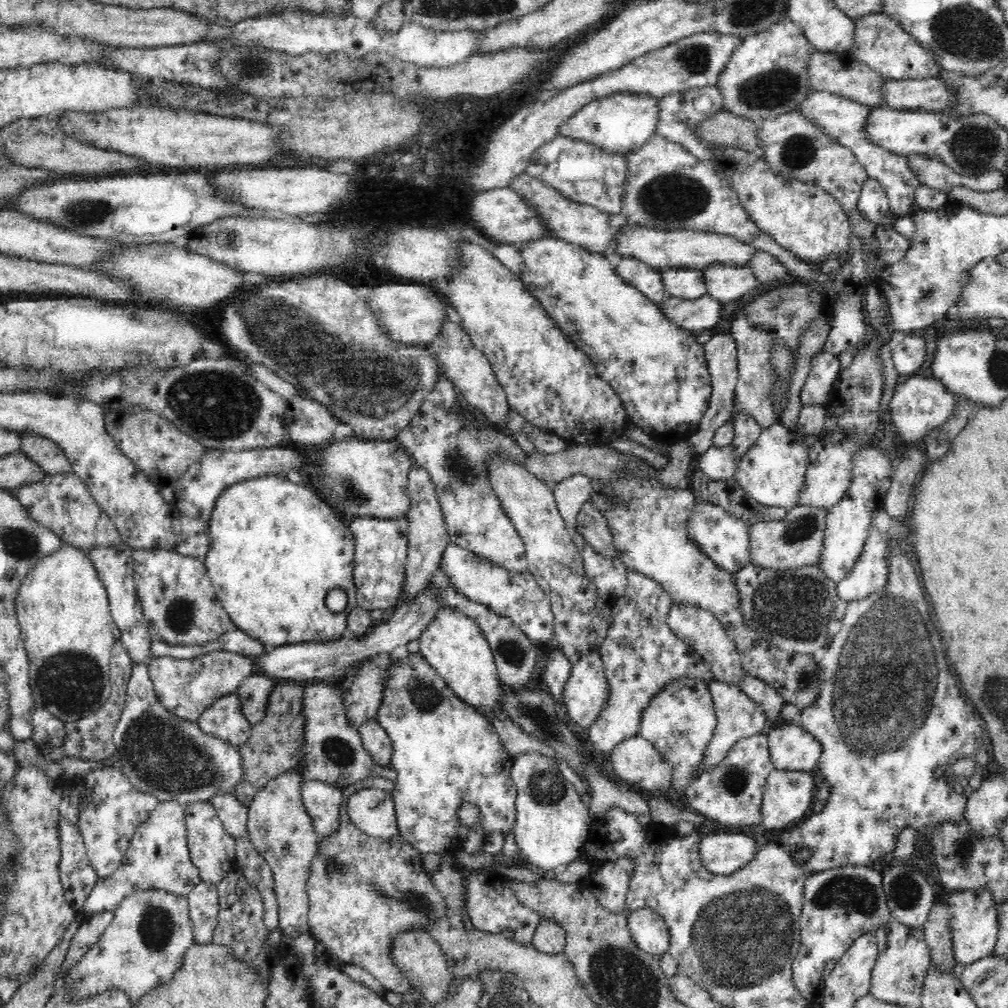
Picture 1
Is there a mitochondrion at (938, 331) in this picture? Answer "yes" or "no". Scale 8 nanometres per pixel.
no

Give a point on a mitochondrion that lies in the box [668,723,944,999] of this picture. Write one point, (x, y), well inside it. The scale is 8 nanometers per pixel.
(742, 938)

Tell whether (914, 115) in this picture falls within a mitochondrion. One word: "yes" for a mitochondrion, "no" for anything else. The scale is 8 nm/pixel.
no

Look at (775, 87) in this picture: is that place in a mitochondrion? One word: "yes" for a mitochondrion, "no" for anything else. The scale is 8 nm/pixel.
yes

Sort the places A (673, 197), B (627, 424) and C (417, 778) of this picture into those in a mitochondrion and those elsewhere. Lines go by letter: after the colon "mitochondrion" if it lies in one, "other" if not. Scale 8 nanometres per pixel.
A: mitochondrion
B: other
C: other

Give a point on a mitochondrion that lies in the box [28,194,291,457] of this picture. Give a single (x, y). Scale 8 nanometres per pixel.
(211, 405)

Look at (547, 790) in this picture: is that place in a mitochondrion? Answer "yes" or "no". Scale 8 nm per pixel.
yes

